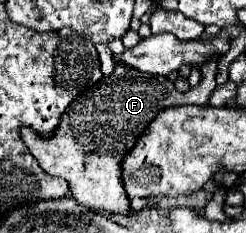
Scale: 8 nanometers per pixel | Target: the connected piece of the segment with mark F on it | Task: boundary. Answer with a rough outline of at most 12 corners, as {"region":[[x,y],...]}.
{"region":[[218,57],[186,93],[116,67],[56,135],[20,135],[80,205],[130,215],[122,159],[162,109],[208,103]]}

